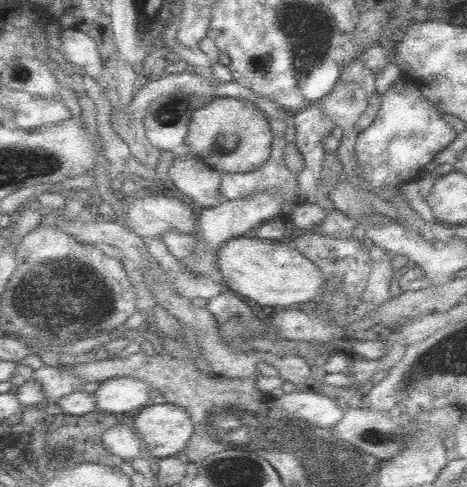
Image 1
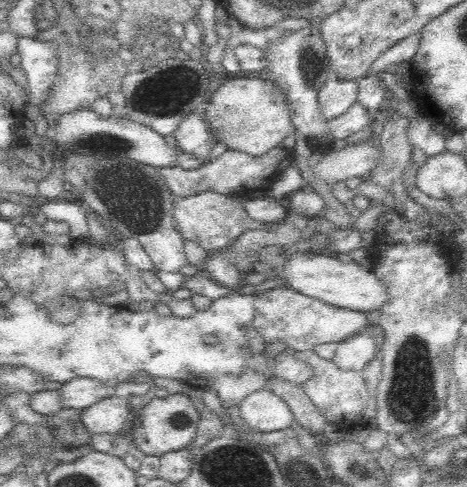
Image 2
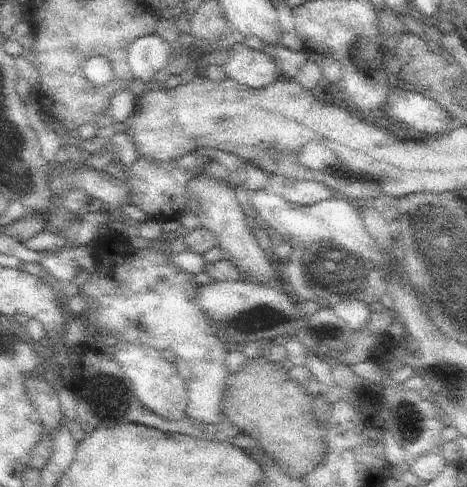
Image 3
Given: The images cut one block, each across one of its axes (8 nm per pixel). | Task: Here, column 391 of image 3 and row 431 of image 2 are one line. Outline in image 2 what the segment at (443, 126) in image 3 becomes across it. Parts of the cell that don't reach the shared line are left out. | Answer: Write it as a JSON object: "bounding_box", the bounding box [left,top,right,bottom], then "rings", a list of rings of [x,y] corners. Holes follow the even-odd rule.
{"bounding_box":[80,394,132,434],"rings":[[[116,394],[102,398],[100,402],[82,410],[80,420],[92,434],[116,434],[126,424],[126,418],[132,420],[128,402],[128,398],[118,398]]]}

